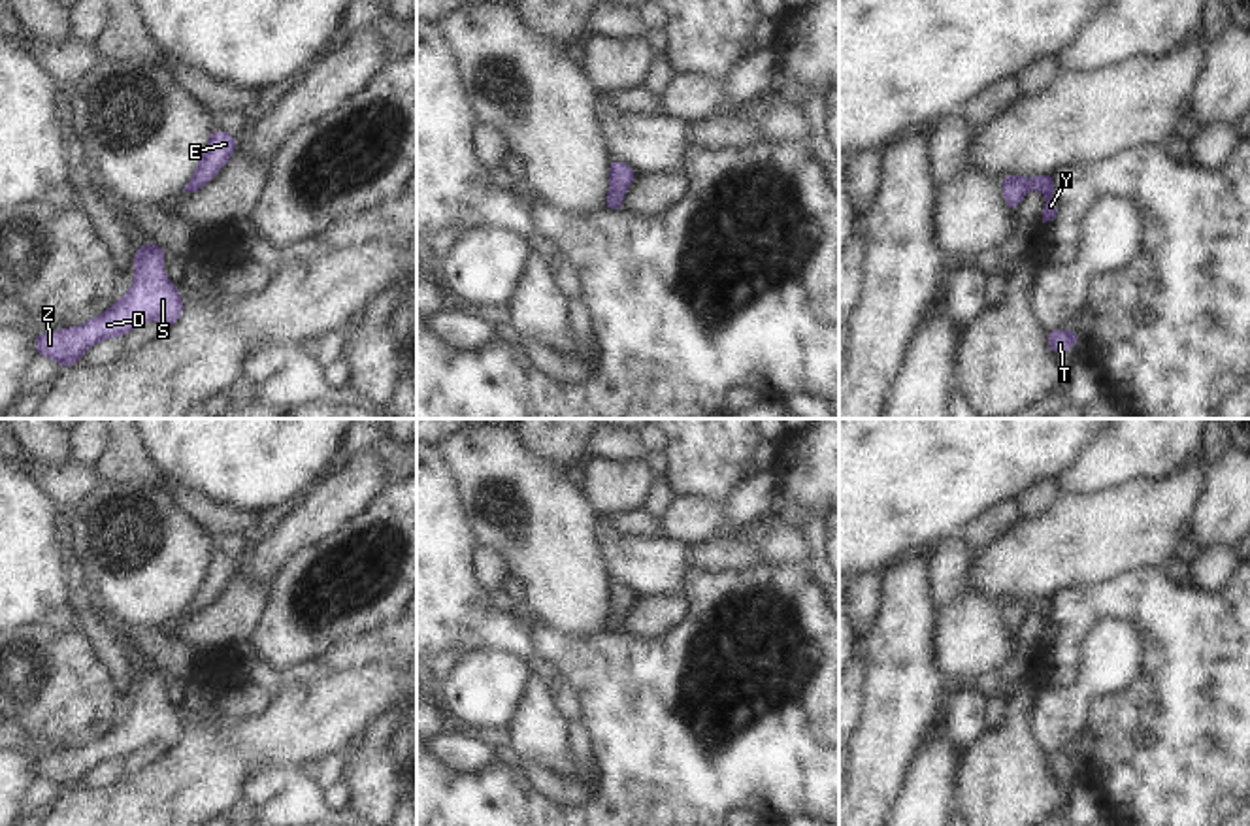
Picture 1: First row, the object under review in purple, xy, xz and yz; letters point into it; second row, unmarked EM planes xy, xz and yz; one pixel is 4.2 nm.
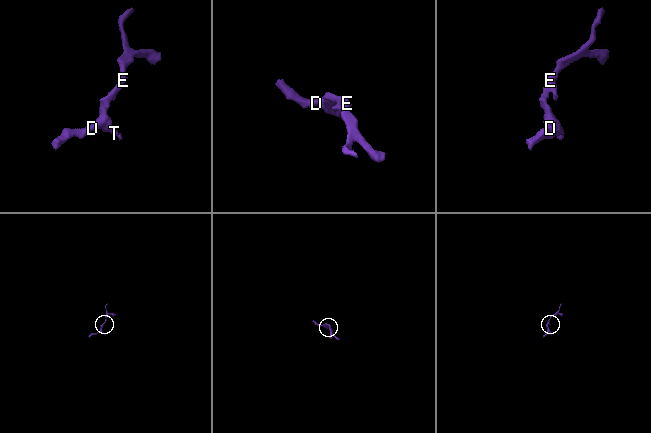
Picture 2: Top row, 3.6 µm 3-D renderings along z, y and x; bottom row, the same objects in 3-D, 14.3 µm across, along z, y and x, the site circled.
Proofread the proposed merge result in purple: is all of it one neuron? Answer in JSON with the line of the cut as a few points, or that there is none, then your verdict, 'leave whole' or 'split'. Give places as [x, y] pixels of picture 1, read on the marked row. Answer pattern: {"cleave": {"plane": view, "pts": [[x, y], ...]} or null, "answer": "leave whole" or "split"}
{"cleave": null, "answer": "leave whole"}

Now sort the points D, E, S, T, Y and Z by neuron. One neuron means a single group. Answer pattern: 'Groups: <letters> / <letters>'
Groups: D E S T Y Z

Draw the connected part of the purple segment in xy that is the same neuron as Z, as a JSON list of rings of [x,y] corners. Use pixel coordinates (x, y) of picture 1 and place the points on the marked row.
[[[151,240],[134,249],[136,277],[130,290],[100,317],[81,326],[36,334],[34,351],[70,368],[81,355],[106,338],[124,338],[145,321],[160,321],[166,328],[177,324],[183,313],[179,287],[164,275],[166,251]]]

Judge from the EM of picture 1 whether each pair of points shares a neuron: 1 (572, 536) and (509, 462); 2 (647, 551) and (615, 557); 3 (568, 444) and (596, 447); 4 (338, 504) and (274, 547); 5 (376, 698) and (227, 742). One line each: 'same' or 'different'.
1: same
2: same
3: different
4: same
5: same

